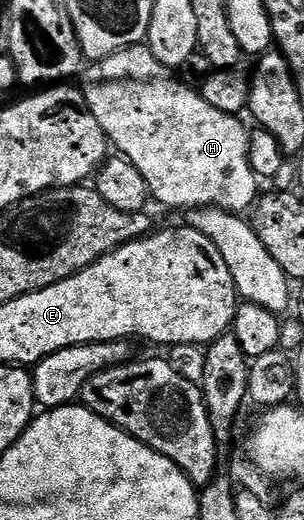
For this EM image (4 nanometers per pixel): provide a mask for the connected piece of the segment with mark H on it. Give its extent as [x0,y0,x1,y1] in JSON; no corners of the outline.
[82,44,258,215]

